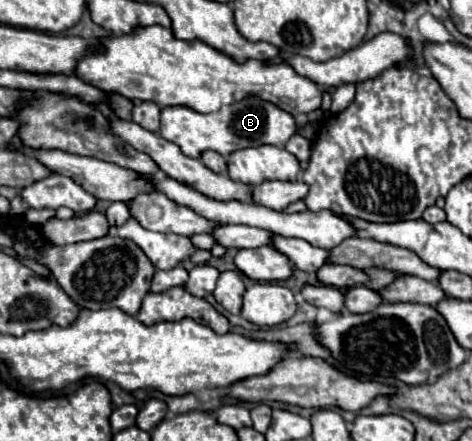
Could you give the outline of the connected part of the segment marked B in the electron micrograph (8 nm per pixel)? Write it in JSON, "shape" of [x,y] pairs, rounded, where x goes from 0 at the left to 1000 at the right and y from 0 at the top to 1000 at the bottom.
{"shape":[[[519,222],[511,231],[498,231],[494,240],[481,240],[477,249],[460,259],[426,259],[413,249],[400,249],[392,240],[362,240],[358,249],[341,249],[341,295],[337,304],[350,317],[371,322],[388,349],[405,358],[422,358],[434,340],[456,340],[472,354],[528,336],[528,331],[553,331],[553,327],[578,327],[578,331],[604,331],[608,317],[629,299],[625,268],[595,245],[587,245],[574,231],[561,231],[553,222]]]}

